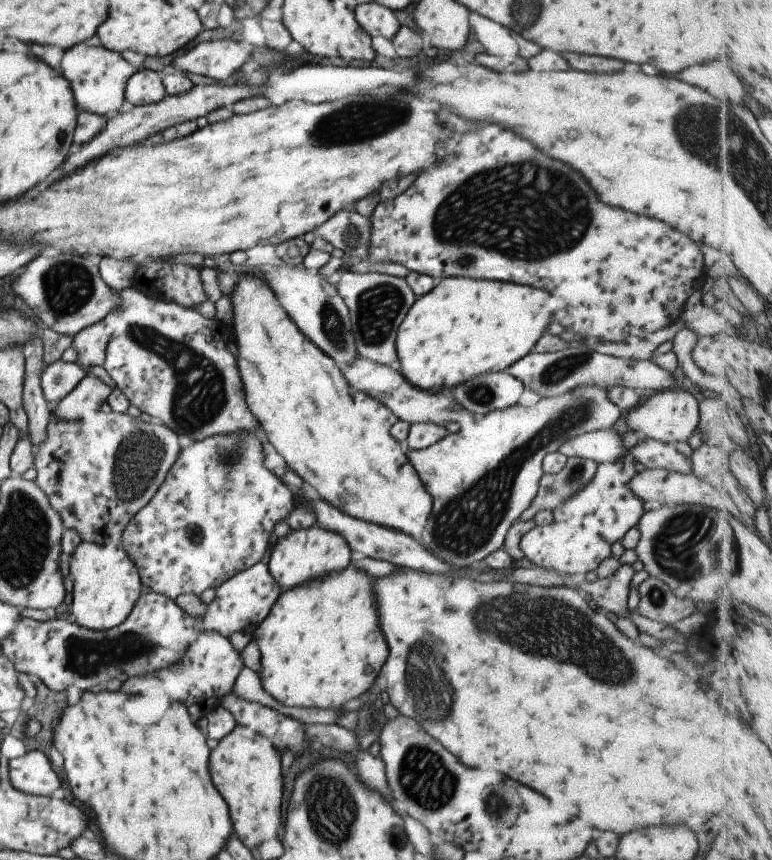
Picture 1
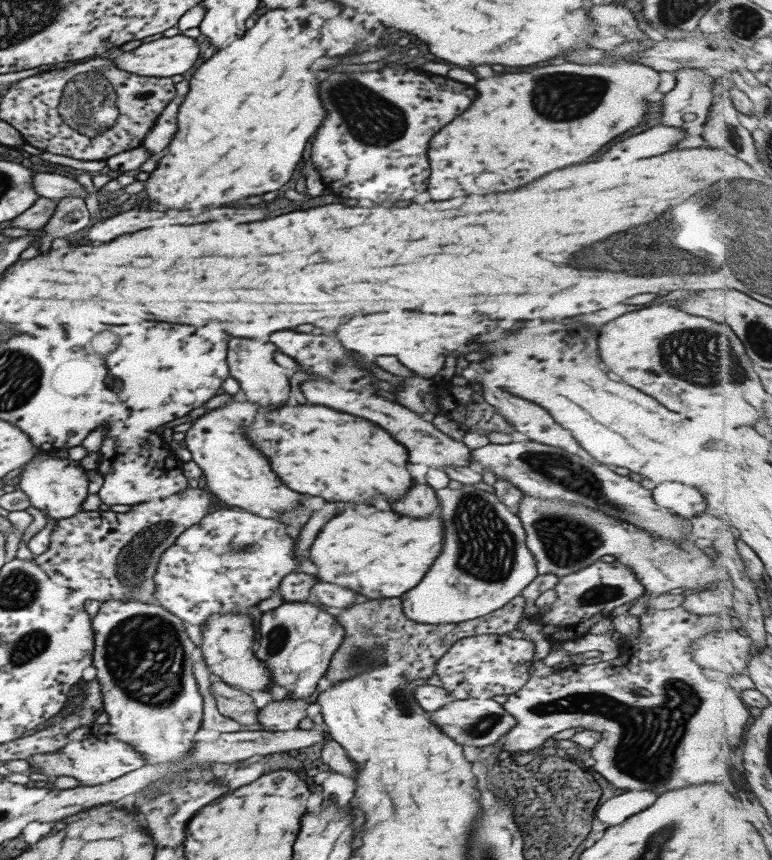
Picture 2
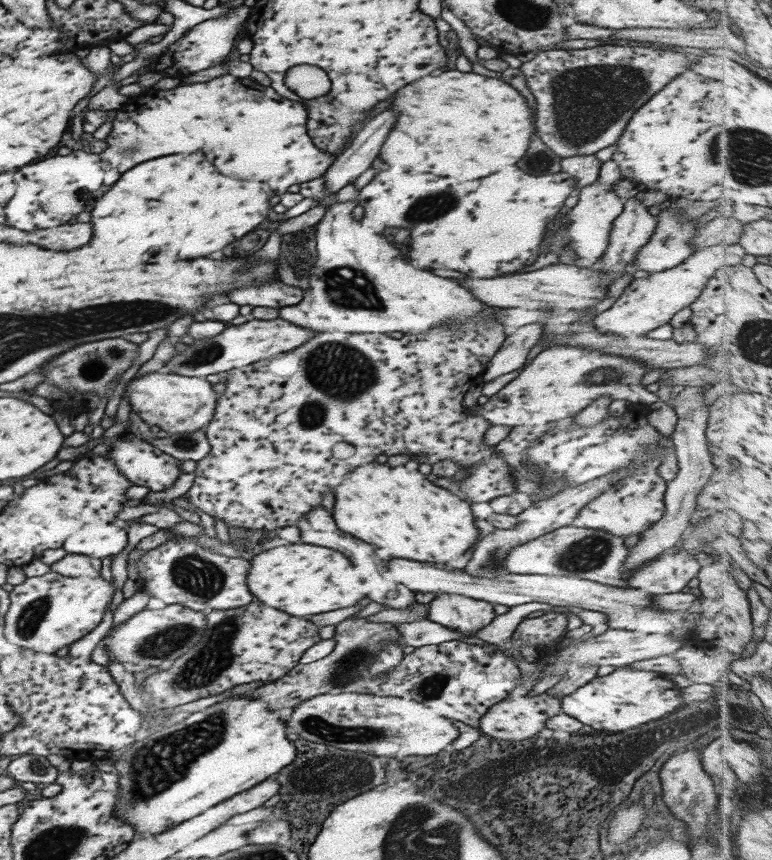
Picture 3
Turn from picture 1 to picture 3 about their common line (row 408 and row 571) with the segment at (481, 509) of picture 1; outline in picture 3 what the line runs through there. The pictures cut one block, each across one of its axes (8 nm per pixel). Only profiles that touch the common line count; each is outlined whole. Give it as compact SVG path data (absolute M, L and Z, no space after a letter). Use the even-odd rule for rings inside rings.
M566 525L538 538L512 547L501 563L506 573L573 577L613 587L625 586L620 567L626 561L629 549L623 536L614 536L605 530Z

